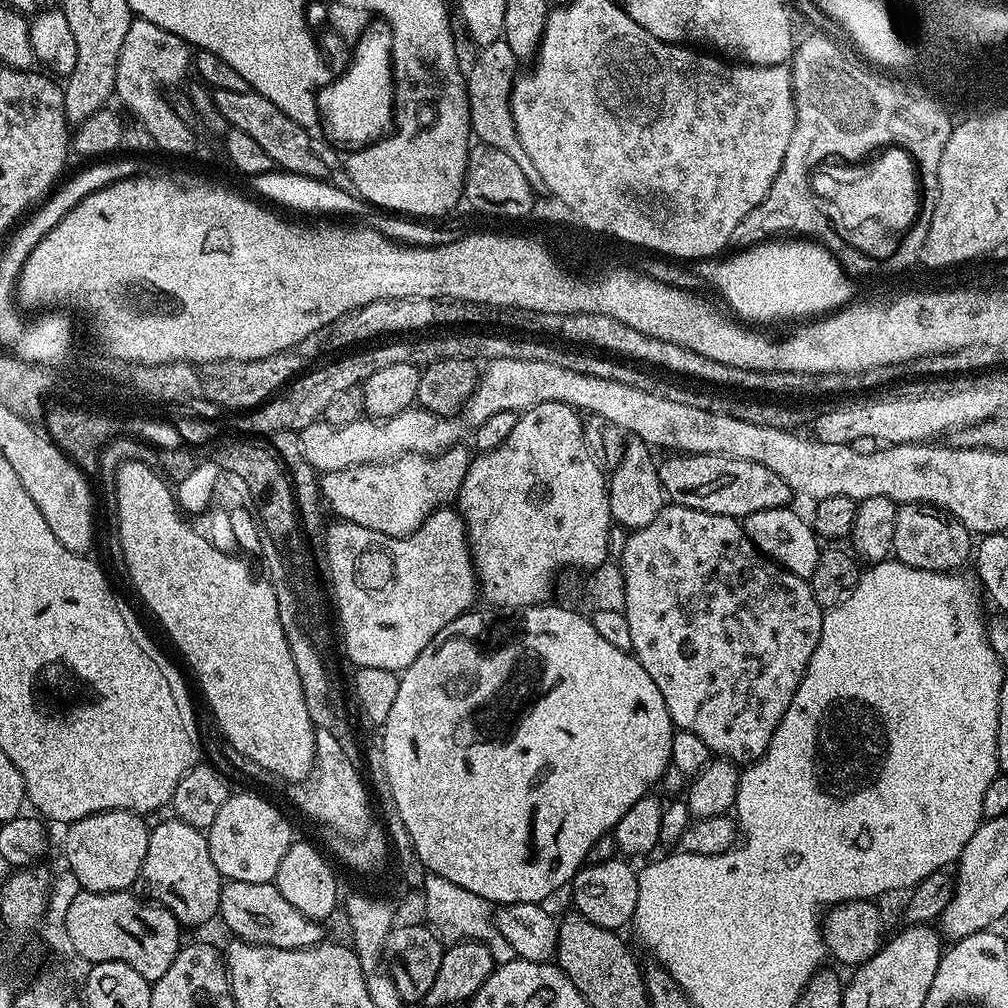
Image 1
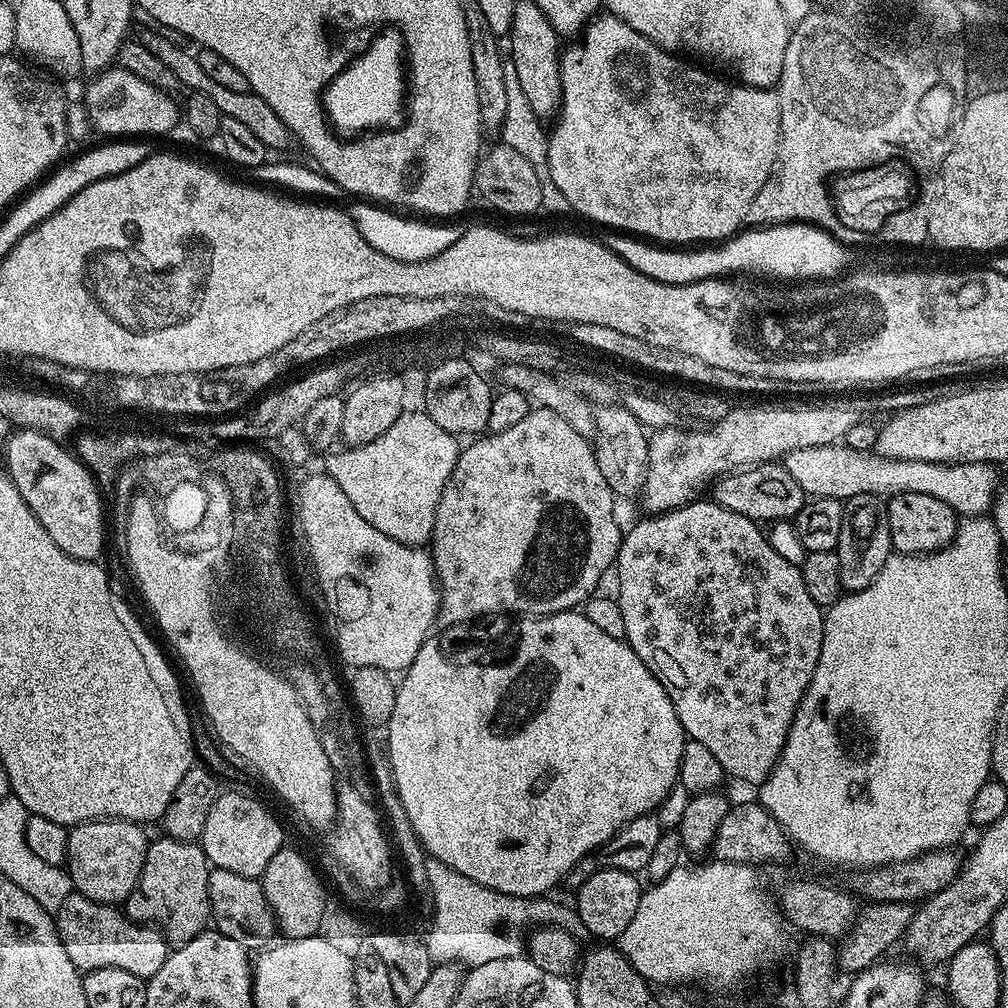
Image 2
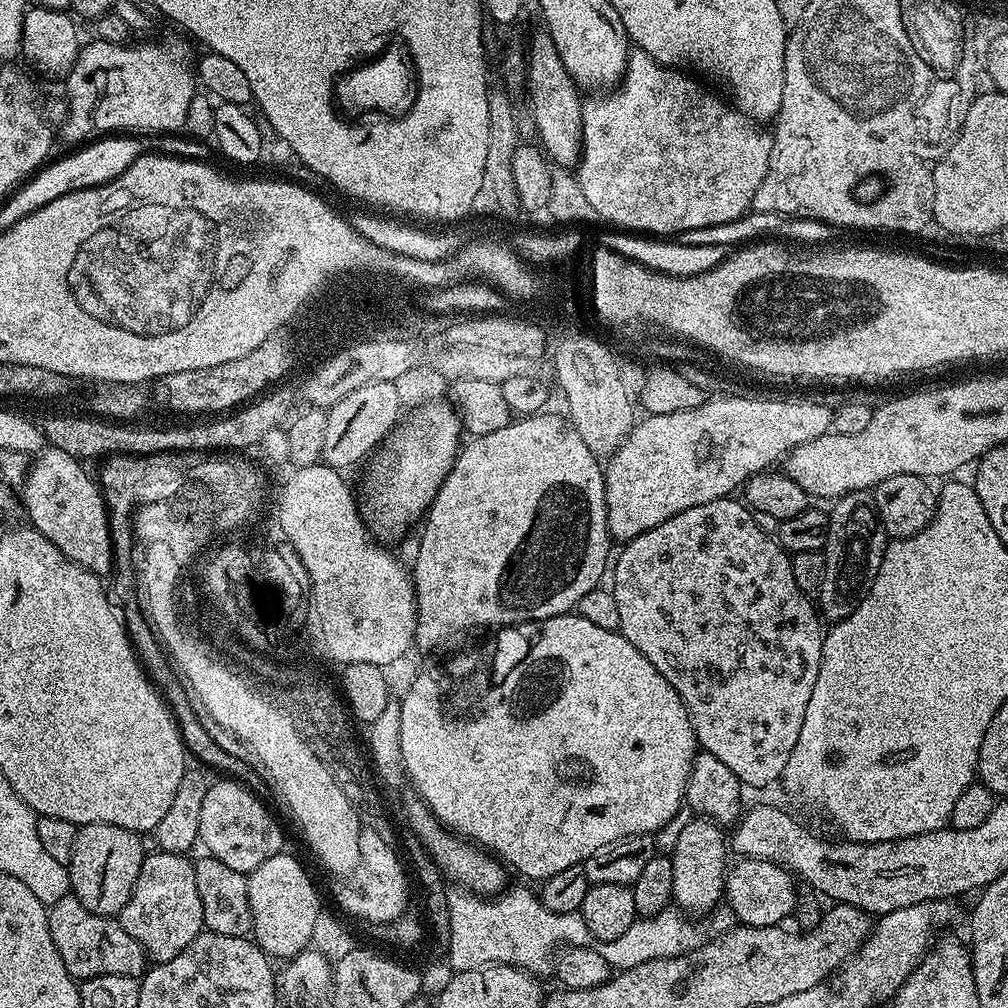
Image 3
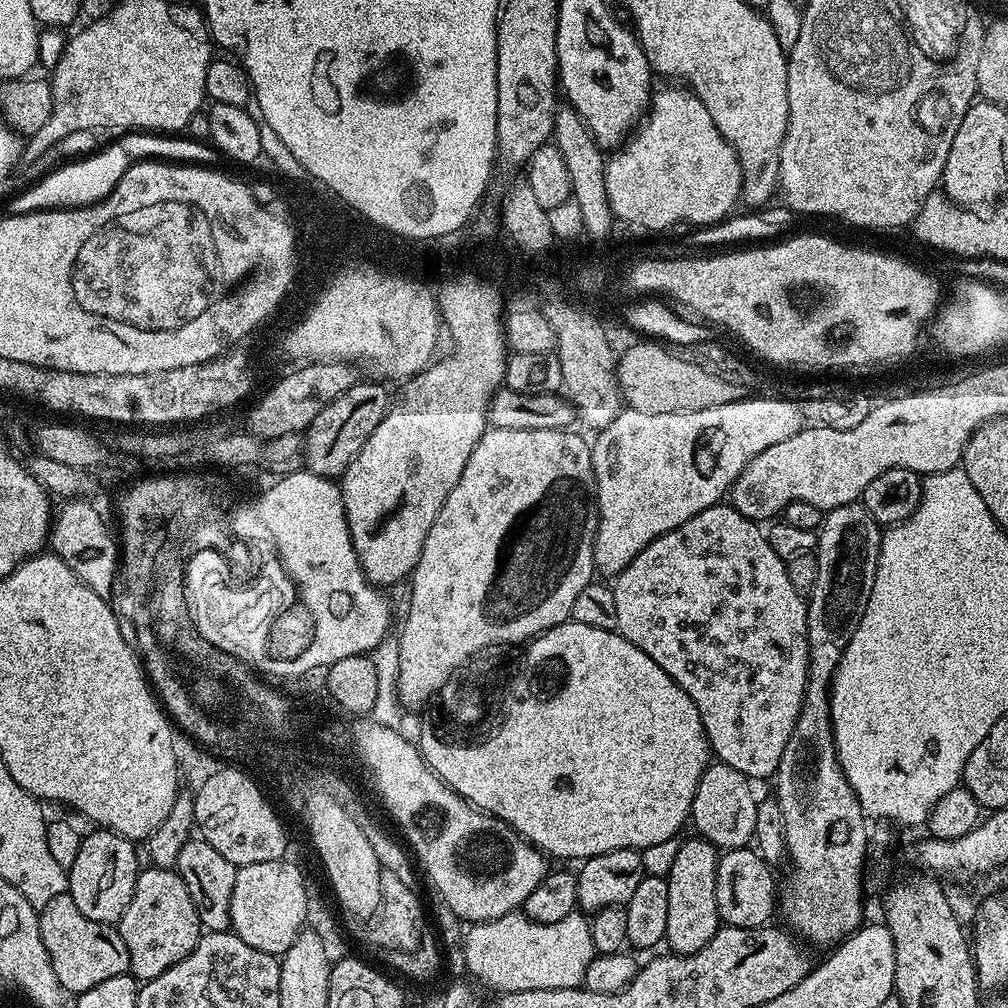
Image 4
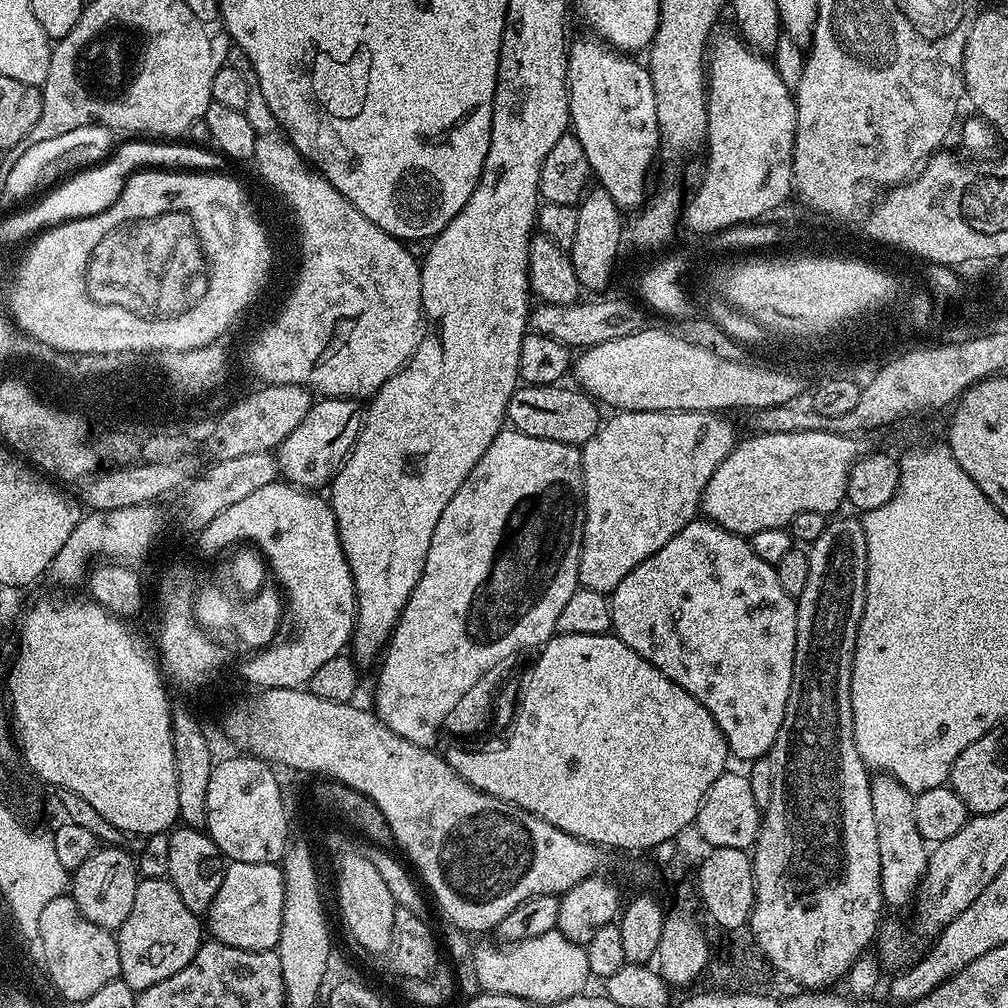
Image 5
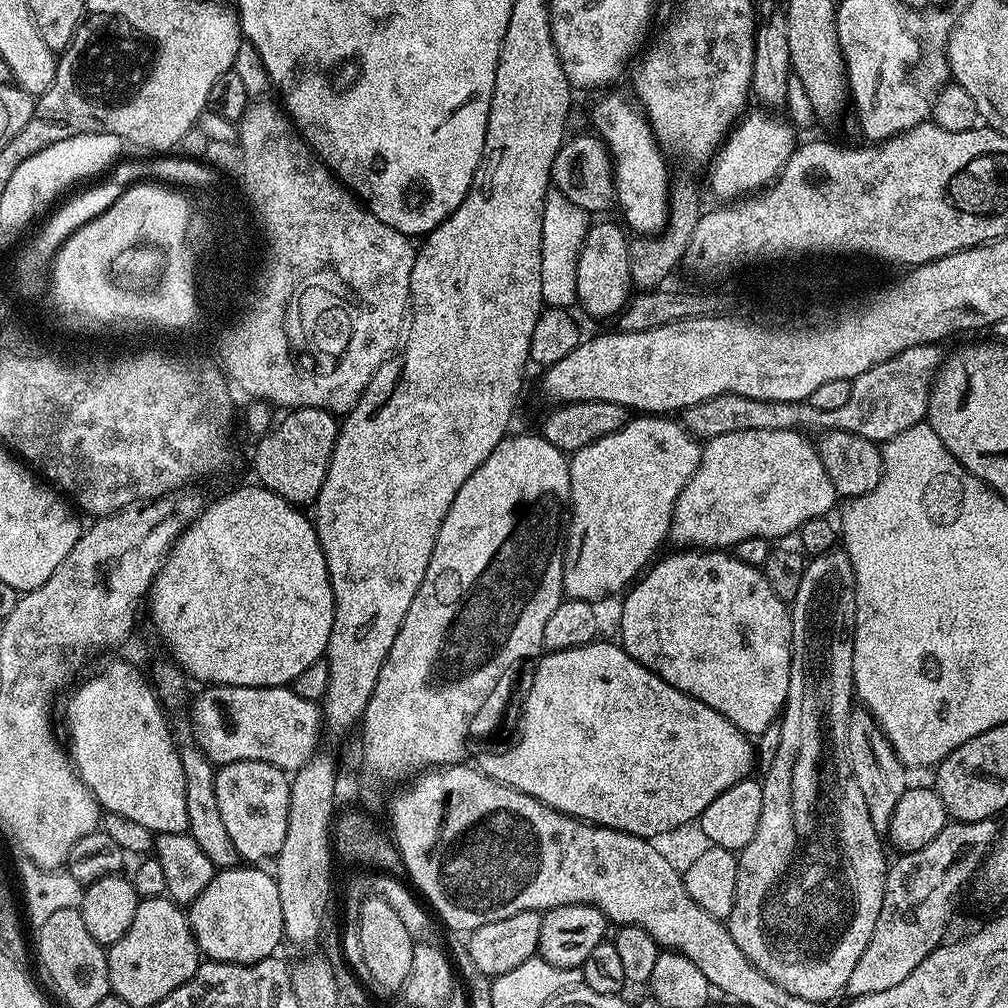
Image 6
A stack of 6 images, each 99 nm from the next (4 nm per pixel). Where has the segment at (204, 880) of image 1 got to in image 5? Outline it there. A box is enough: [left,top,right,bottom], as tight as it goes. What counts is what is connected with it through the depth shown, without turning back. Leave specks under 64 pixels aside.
[115,879,202,994]

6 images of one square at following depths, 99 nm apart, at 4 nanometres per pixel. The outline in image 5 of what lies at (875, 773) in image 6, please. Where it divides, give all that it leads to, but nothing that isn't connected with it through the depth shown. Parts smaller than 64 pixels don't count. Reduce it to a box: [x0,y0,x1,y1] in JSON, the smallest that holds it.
[870,774,929,909]

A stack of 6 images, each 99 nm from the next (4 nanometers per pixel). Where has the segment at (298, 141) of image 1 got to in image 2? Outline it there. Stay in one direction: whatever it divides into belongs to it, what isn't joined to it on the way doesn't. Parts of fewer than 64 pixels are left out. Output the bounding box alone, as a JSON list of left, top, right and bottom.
[138,30,294,150]

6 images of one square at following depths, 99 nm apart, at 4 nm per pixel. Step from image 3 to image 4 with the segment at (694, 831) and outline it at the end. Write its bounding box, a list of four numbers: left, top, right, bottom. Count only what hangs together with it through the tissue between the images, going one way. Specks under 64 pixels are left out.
[664,838,722,956]

